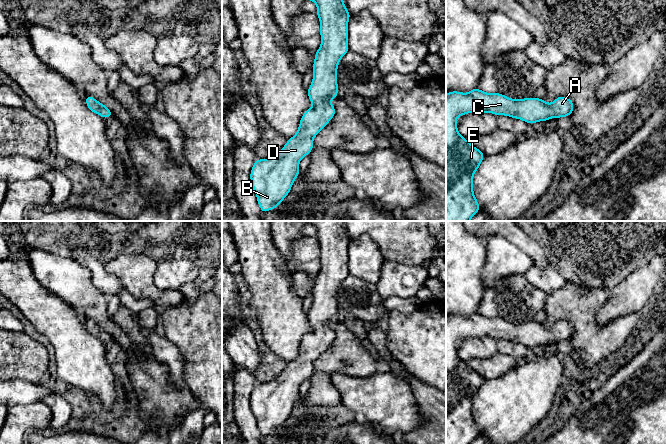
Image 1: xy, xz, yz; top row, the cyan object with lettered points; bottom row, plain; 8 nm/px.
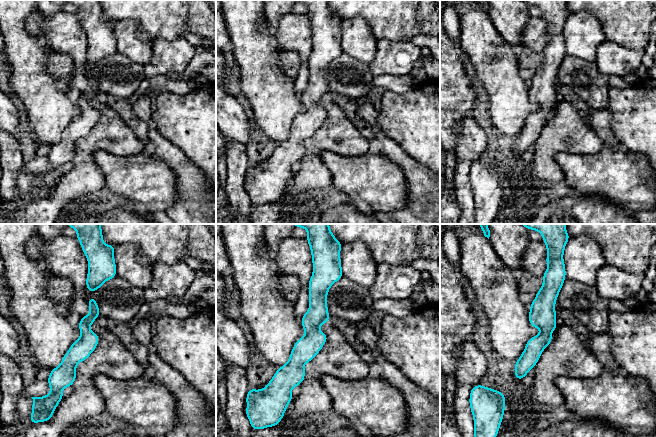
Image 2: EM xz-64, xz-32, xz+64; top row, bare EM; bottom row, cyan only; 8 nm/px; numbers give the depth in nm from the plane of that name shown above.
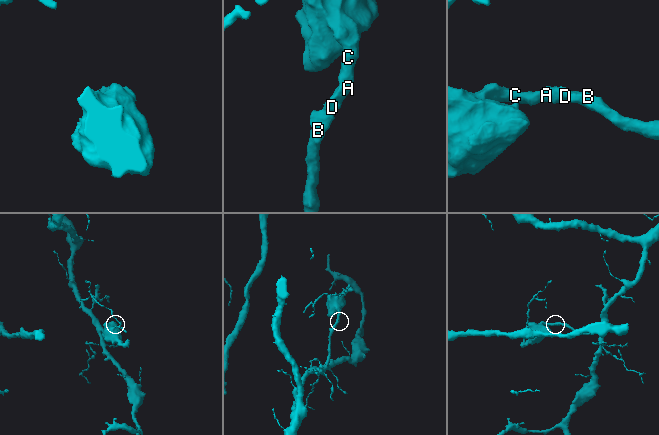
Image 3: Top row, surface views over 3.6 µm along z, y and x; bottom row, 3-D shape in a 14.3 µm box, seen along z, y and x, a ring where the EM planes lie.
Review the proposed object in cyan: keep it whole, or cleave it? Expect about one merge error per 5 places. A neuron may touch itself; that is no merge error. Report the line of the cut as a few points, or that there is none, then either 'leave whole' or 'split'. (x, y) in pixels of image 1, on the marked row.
no cut; leave whole

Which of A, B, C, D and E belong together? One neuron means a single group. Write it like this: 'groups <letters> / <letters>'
groups A B C D E

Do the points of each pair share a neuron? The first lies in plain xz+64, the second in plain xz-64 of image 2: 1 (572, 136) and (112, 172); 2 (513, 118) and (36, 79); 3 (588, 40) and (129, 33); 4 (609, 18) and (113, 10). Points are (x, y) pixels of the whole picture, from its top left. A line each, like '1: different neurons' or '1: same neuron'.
1: different neurons
2: same neuron
3: same neuron
4: same neuron

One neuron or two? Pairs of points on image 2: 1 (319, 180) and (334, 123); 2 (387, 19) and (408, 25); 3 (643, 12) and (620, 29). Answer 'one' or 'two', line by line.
1: one
2: one
3: one

